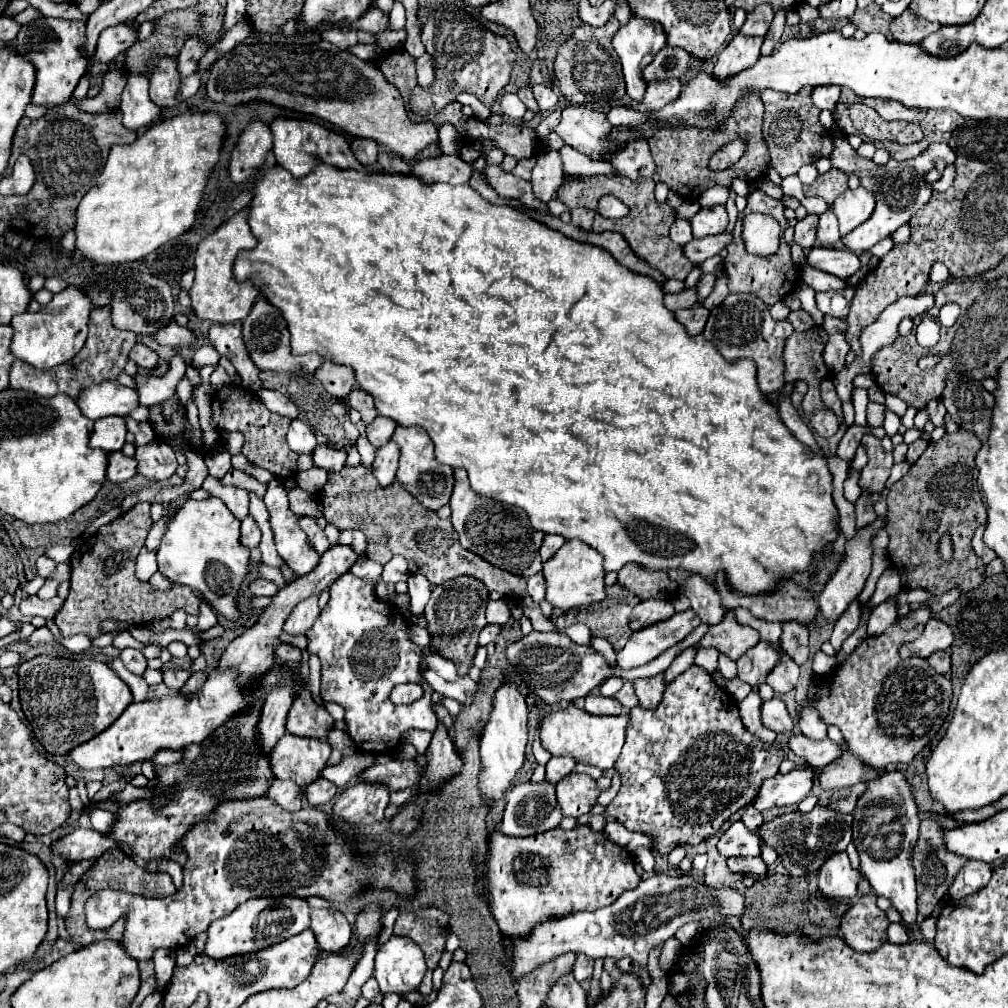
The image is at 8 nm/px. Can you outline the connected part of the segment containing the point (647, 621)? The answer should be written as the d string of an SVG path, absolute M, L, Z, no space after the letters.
M645 600L633 608L631 618L629 618L629 628L641 630L641 628L647 628L655 622L667 620L673 614L675 614L675 610L669 600Z

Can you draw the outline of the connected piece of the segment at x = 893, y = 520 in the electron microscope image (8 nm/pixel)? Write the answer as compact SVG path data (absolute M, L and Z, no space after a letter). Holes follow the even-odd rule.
M961 430L957 434L945 434L937 442L929 442L927 450L919 456L919 460L911 466L911 470L889 488L887 494L887 524L885 530L889 534L889 558L895 570L901 576L901 584L905 588L923 588L931 594L943 594L955 586L961 586L963 592L977 588L983 582L985 564L971 548L971 538L981 524L987 524L985 504L977 490L977 466L975 454L981 442L969 430ZM943 532L949 532L953 538L953 560L943 562L937 556L937 542Z

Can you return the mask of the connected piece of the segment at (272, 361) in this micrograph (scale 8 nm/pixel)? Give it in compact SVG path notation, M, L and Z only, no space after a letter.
M259 298L255 302L255 306L251 308L251 314L245 318L243 322L243 338L245 338L245 346L249 350L251 360L255 362L255 366L259 370L271 370L271 372L291 372L291 370L307 370L307 372L315 372L323 358L319 354L307 354L307 356L291 356L291 348L289 348L289 332L287 332L287 324L281 318L279 310L273 308L265 298Z

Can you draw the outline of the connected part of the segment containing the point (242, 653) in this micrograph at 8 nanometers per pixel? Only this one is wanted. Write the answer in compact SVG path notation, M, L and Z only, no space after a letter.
M333 544L325 554L321 554L319 566L315 566L315 570L311 570L311 574L305 576L297 576L297 580L293 580L291 584L287 584L283 590L279 590L279 594L271 596L271 604L267 608L263 608L263 612L257 616L257 622L245 630L241 636L237 636L223 652L221 660L217 662L215 670L223 672L223 670L237 670L237 684L241 686L241 692L245 694L253 694L253 696L261 696L261 692L265 690L261 686L261 680L267 676L267 670L271 670L271 666L275 664L275 648L281 644L279 636L281 636L281 628L283 622L287 620L287 616L293 612L293 608L309 598L309 596L317 596L323 590L327 590L333 580L337 580L341 574L349 572L351 566L359 560L361 556L351 548L351 546L341 546L341 544Z

